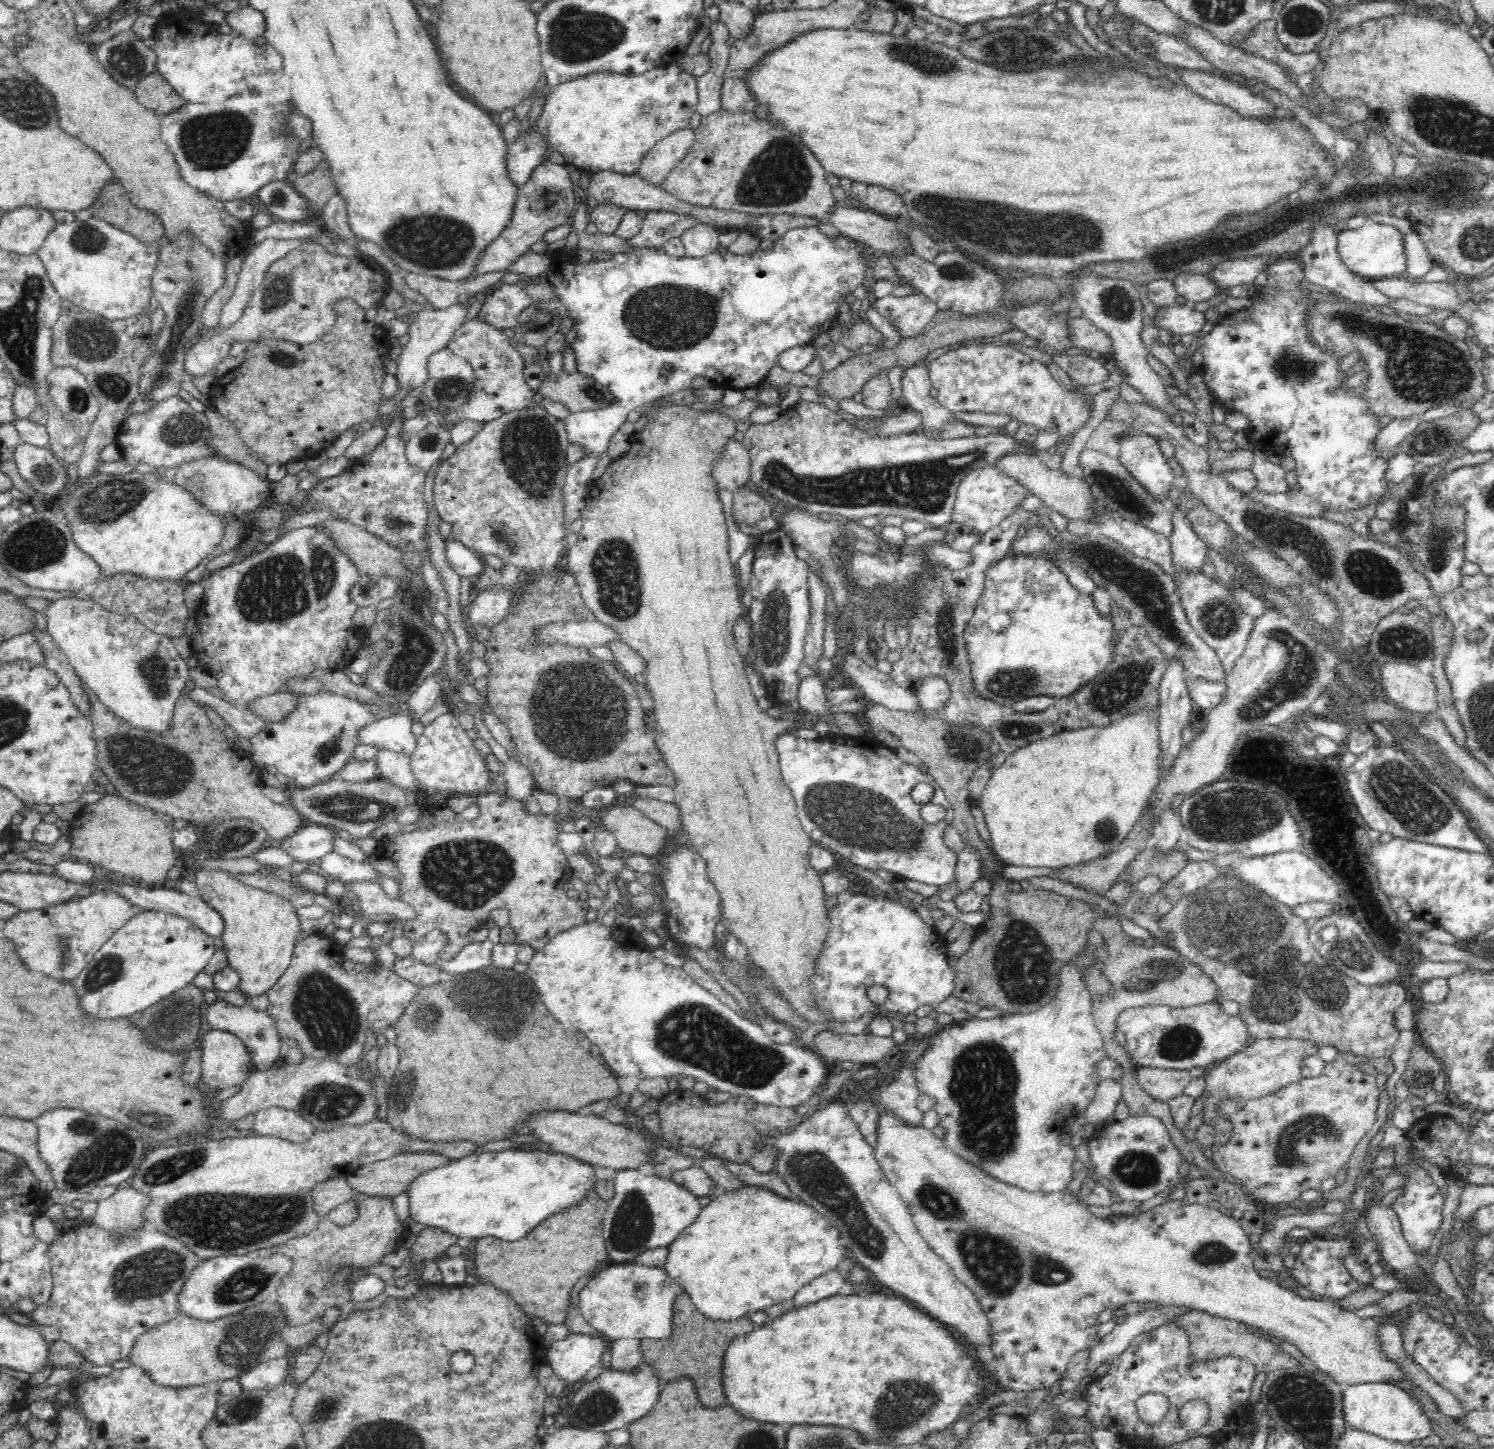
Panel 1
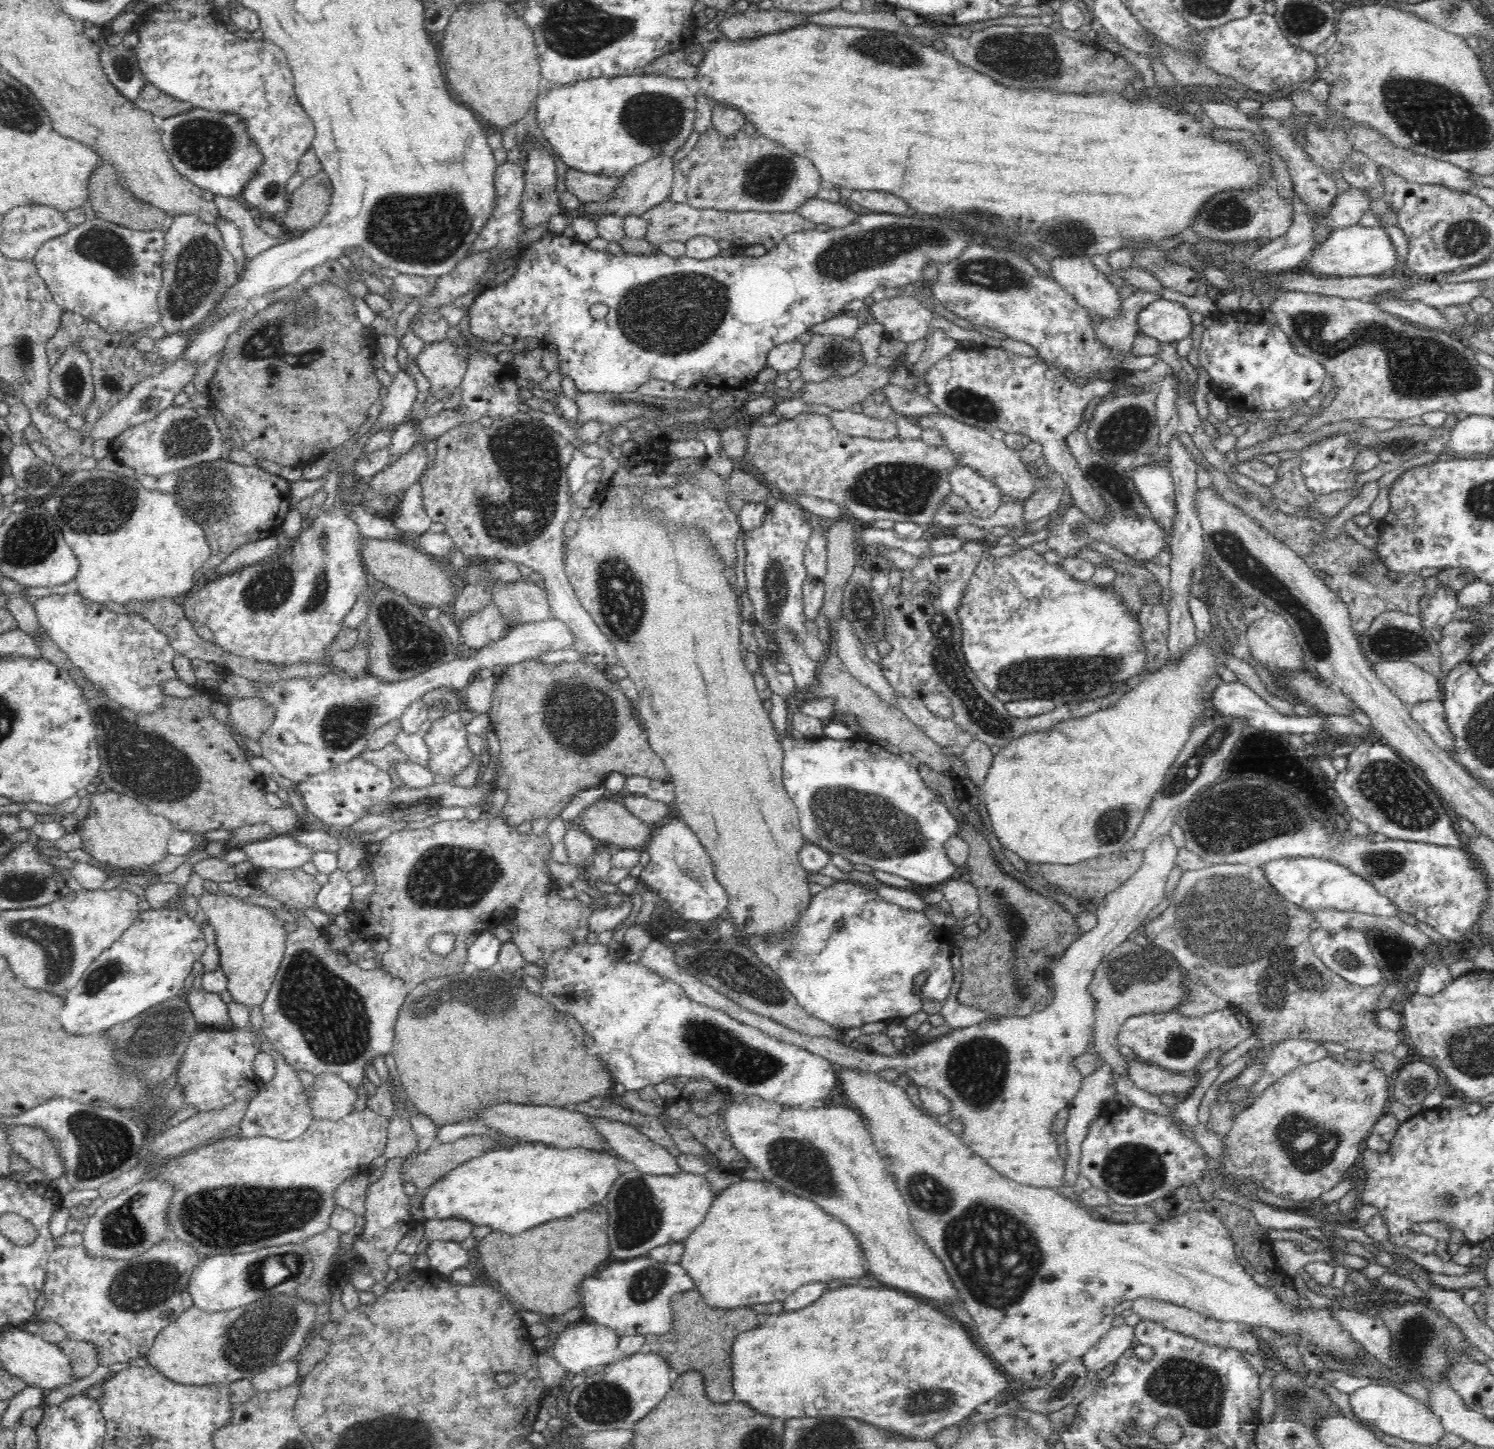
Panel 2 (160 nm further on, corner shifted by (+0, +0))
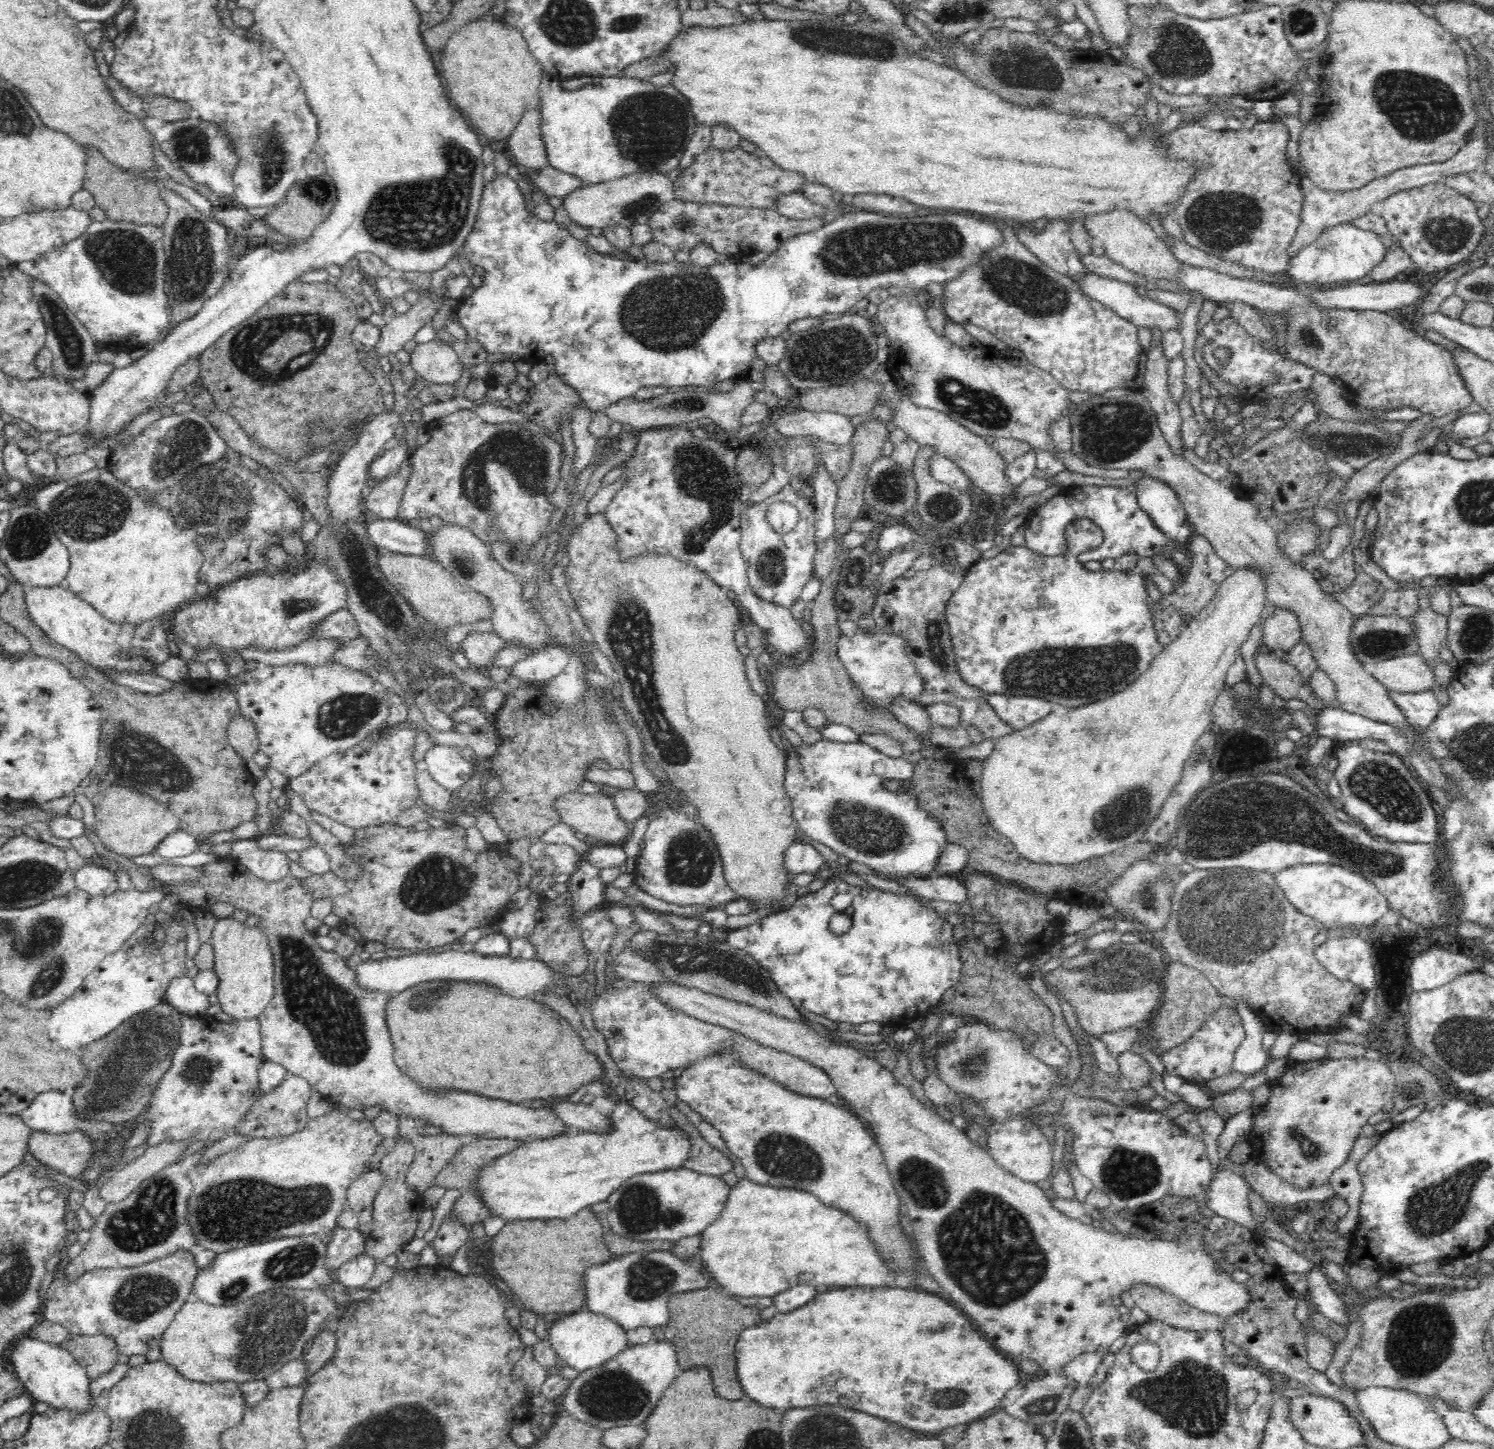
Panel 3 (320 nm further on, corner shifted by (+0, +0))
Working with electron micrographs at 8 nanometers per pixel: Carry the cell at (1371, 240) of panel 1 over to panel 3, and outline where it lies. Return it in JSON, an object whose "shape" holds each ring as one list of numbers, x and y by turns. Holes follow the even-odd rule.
{"shape":[[1340,224,1334,228,1327,228,1314,244,1300,250,1292,260,1289,260,1285,274,1296,282,1318,285,1339,285,1356,280,1366,280,1367,275,1376,266,1380,266,1388,254,1387,241,1387,237,1351,224]]}

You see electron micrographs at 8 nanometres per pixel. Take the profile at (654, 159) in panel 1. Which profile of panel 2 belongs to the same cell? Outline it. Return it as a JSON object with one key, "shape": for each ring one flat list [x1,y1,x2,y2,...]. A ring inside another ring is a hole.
{"shape":[[662,153,658,156,653,156,650,160,635,166,624,174,624,184,616,190,614,198,608,200,608,202,600,202,600,204,587,204,581,203,581,207,578,209,580,215,588,214,593,215,596,213,615,213,617,216,624,218,626,216,642,216,644,212,650,210,658,204,662,204,662,201,668,200,671,193,671,186,673,185,674,178,674,158,672,155,664,155]]}

